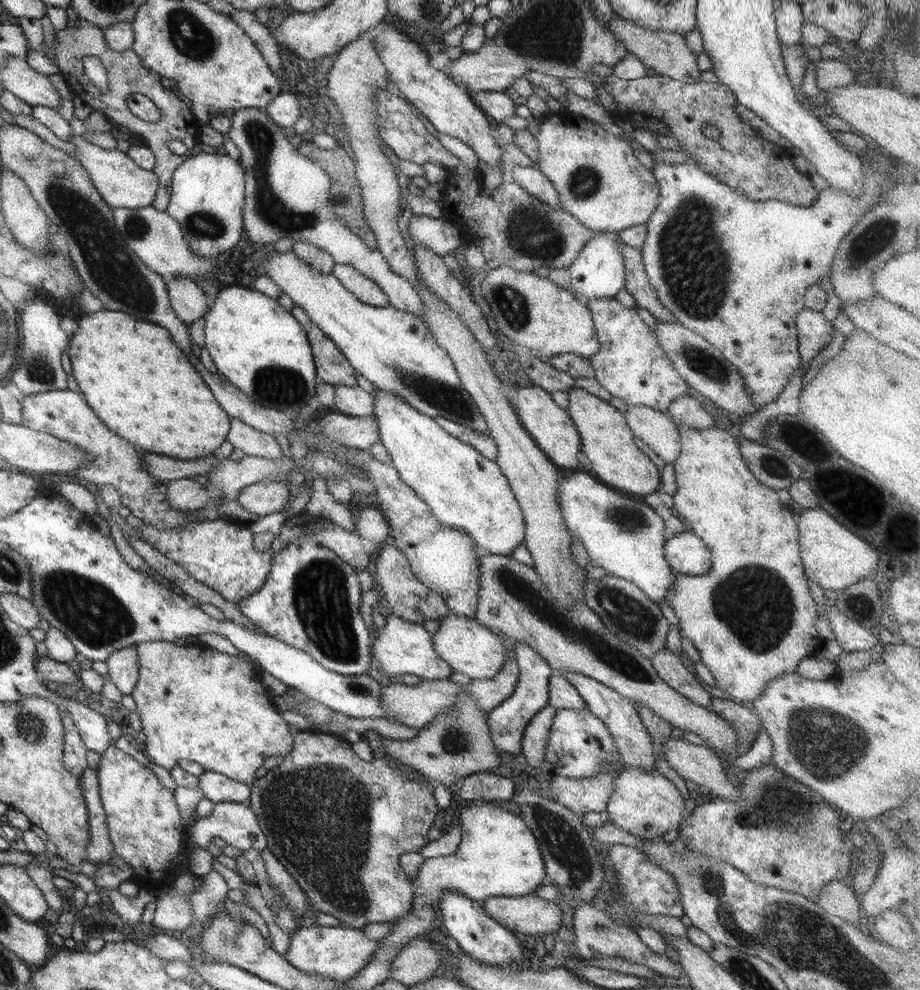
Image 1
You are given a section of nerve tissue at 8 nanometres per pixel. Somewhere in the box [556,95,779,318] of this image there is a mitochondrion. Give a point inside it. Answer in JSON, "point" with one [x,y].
{"point":[584,182]}

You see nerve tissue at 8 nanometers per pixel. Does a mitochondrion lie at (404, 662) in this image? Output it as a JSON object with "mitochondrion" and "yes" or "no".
{"mitochondrion":"no"}

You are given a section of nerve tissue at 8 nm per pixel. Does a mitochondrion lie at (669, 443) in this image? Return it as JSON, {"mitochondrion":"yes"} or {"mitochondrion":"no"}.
{"mitochondrion":"no"}

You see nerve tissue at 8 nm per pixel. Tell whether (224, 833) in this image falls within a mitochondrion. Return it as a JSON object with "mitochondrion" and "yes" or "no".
{"mitochondrion":"no"}

